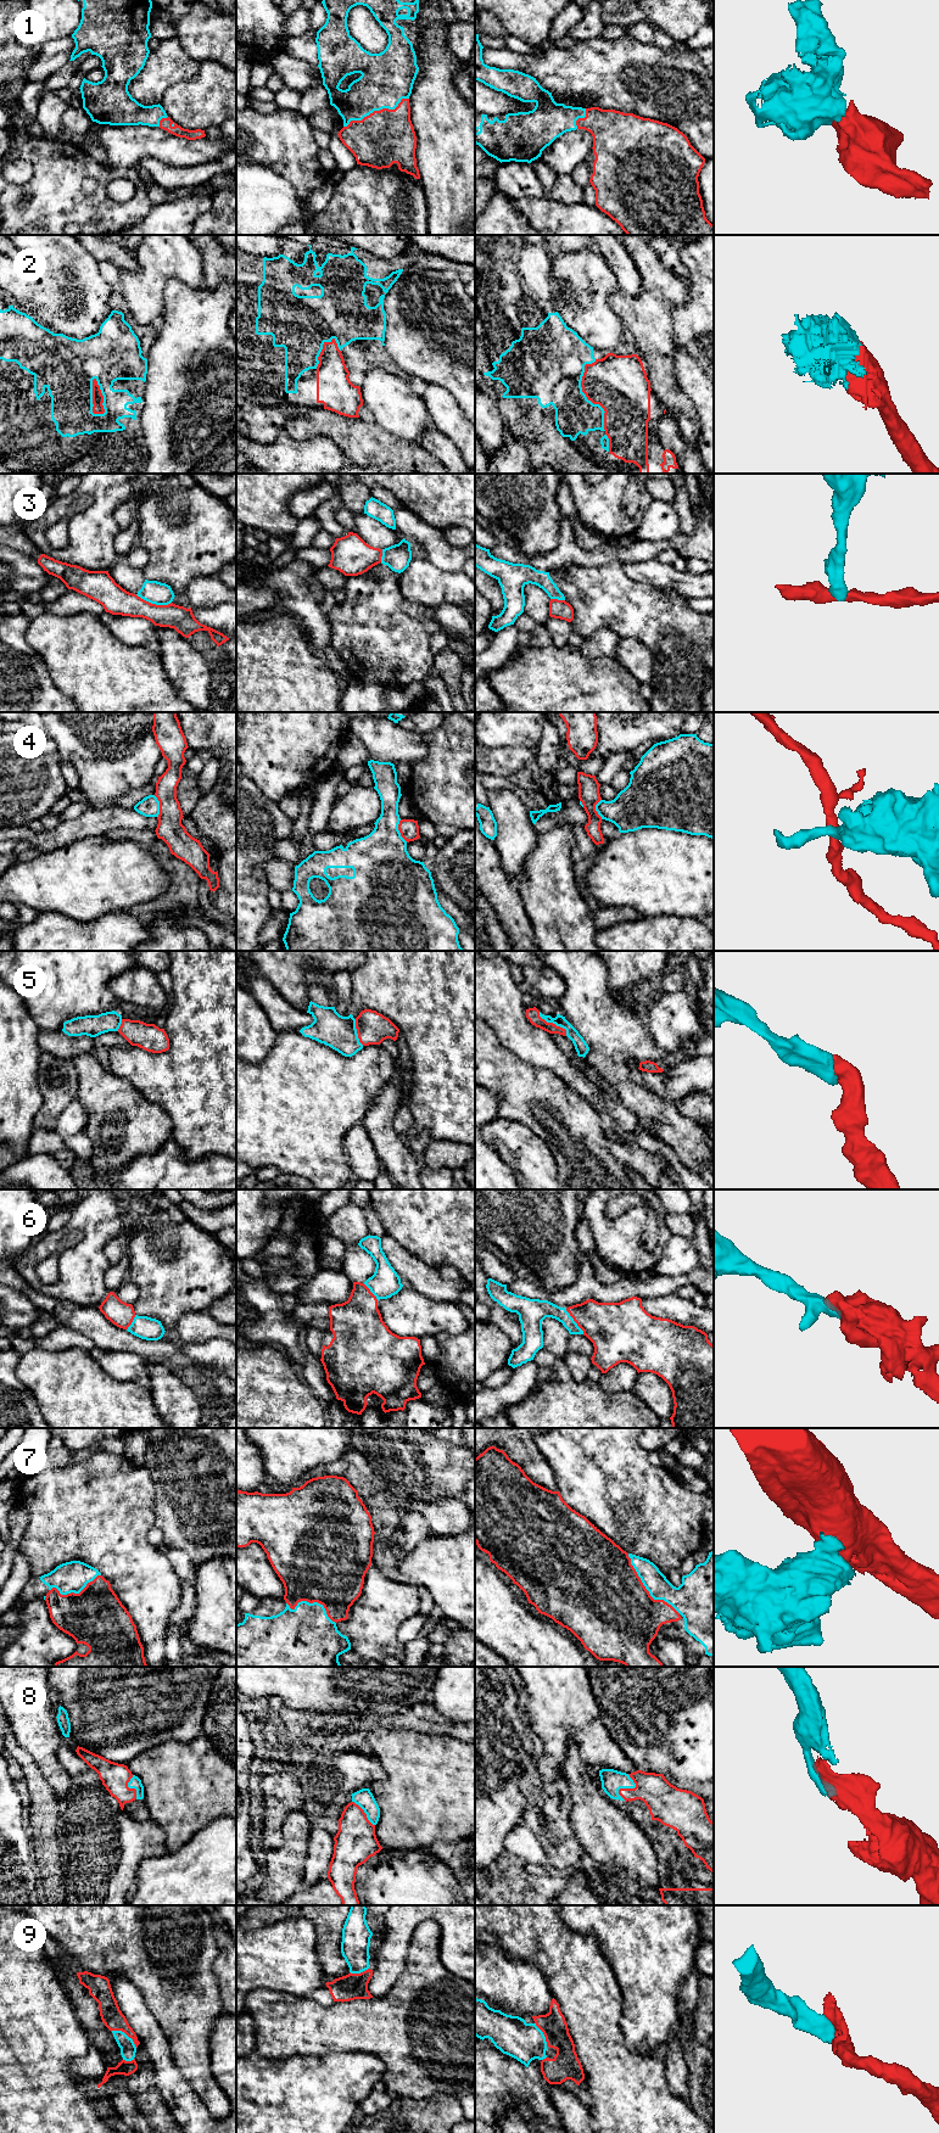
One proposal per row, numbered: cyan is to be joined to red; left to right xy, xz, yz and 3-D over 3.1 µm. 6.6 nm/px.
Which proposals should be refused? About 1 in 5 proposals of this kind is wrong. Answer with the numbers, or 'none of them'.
3, 4

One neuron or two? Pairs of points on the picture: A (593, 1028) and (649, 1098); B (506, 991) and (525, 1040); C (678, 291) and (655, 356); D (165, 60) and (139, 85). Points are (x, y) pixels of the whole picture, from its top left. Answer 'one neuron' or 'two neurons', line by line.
A: one neuron
B: one neuron
C: one neuron
D: one neuron

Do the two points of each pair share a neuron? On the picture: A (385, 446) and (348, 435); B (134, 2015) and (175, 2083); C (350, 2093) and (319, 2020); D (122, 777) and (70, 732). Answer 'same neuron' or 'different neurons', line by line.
A: same neuron
B: same neuron
C: different neurons
D: same neuron

